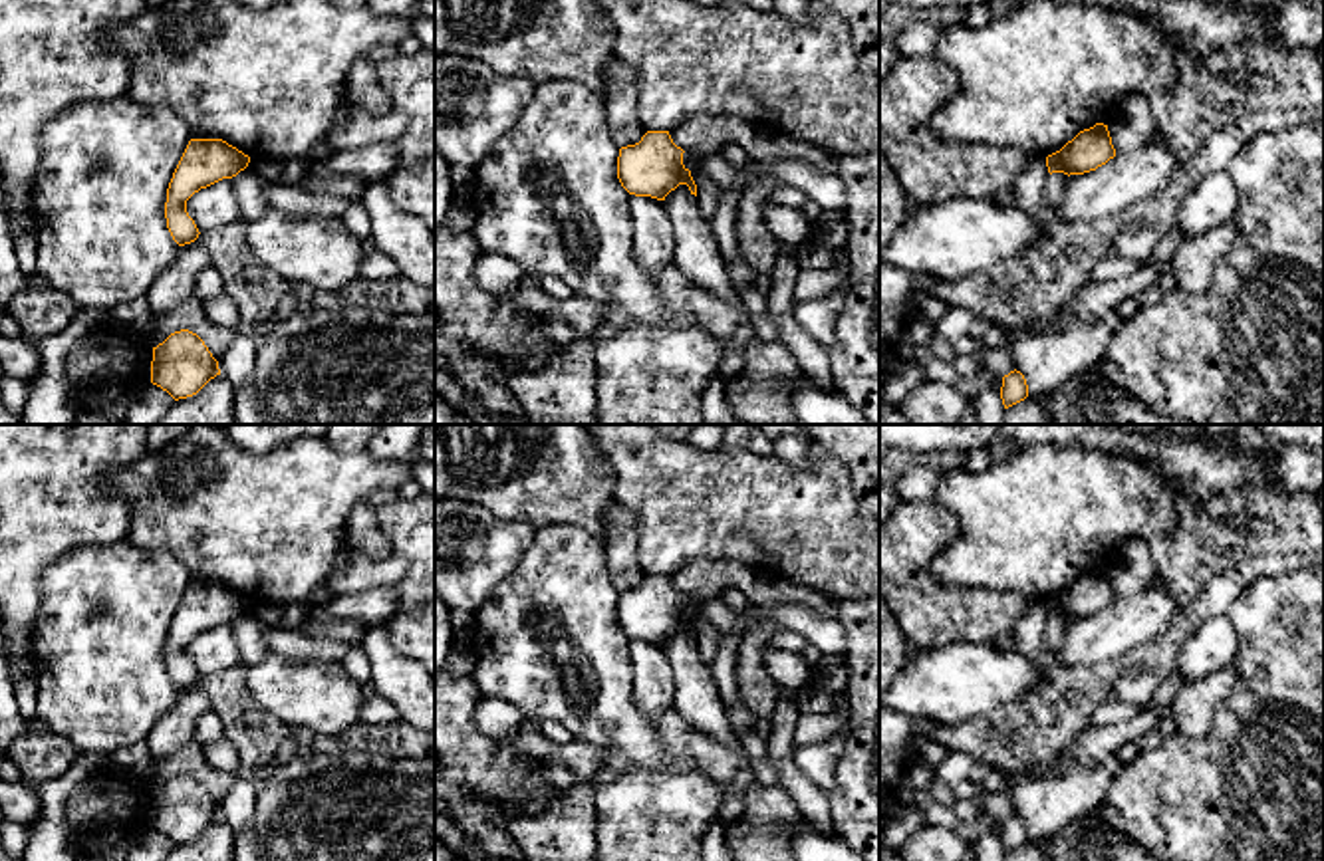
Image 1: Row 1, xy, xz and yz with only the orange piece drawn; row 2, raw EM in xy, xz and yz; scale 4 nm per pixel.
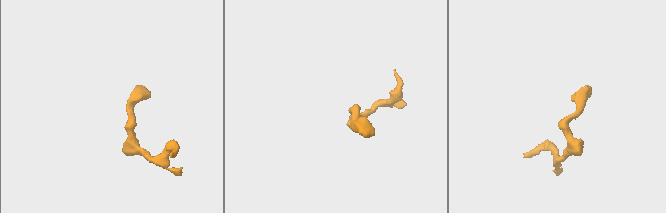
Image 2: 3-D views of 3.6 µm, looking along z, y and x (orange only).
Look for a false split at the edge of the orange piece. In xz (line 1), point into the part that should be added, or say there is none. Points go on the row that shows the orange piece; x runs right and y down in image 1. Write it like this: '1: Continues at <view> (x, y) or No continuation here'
1: No continuation here

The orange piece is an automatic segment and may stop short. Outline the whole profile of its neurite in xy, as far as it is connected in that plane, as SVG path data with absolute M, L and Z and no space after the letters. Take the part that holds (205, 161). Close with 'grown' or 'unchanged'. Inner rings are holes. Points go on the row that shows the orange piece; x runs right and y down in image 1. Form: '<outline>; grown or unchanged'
M191 139L167 188L165 218L179 246L199 238L199 228L187 212L187 200L222 179L244 171L250 157L222 139Z; unchanged

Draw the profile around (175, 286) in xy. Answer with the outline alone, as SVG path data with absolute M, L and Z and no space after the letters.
M199 238L179 246L177 260L165 268L145 296L151 315L165 315L193 300L197 276L206 266L210 266L208 252Z

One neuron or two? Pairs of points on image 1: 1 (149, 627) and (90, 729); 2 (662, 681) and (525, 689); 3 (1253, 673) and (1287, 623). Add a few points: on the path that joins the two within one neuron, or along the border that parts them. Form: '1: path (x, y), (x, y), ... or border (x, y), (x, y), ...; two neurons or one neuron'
1: path (124, 653), (102, 675), (100, 703); one neuron
2: border (630, 639), (632, 699), (654, 719); two neurons
3: path (1265, 661), (1287, 635); one neuron

